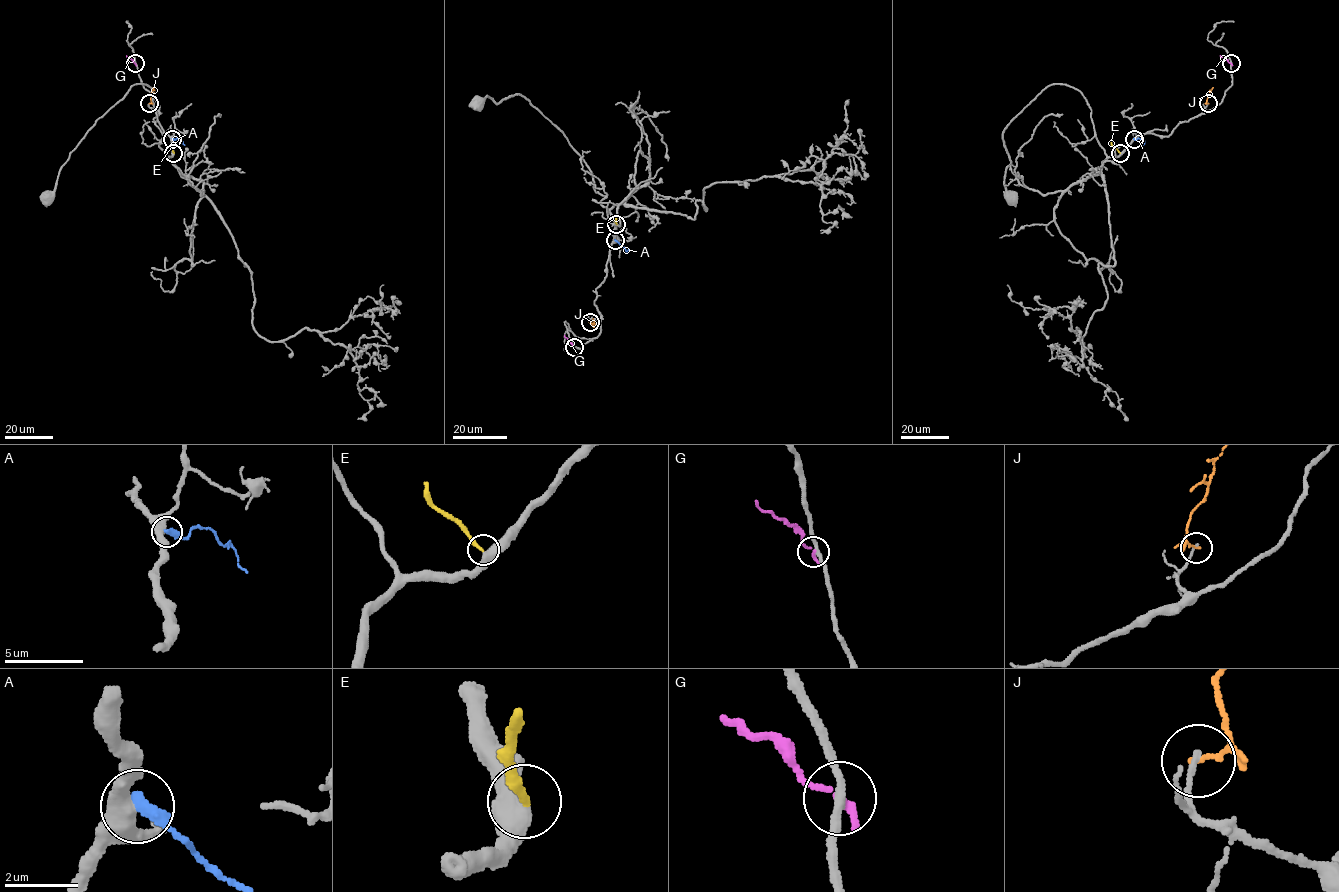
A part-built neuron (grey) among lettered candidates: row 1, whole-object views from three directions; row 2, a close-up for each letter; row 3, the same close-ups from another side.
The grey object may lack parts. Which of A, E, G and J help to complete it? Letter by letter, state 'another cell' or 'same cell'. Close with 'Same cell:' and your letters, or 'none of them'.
A: another cell
E: same cell
G: another cell
J: another cell
Same cell: E

